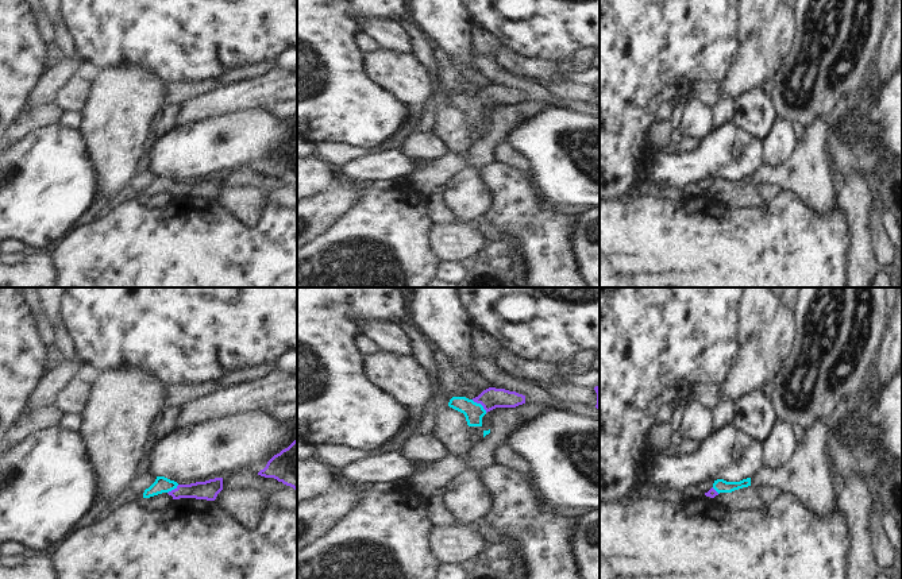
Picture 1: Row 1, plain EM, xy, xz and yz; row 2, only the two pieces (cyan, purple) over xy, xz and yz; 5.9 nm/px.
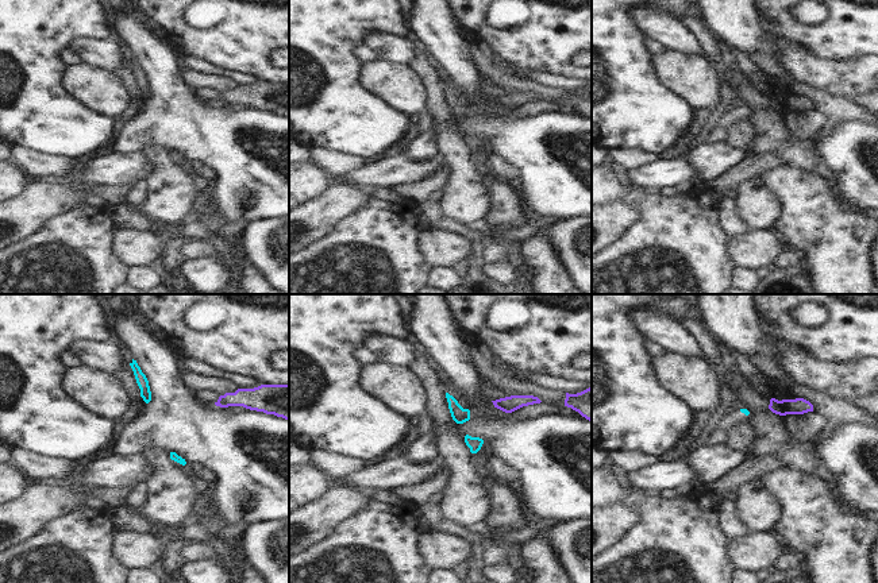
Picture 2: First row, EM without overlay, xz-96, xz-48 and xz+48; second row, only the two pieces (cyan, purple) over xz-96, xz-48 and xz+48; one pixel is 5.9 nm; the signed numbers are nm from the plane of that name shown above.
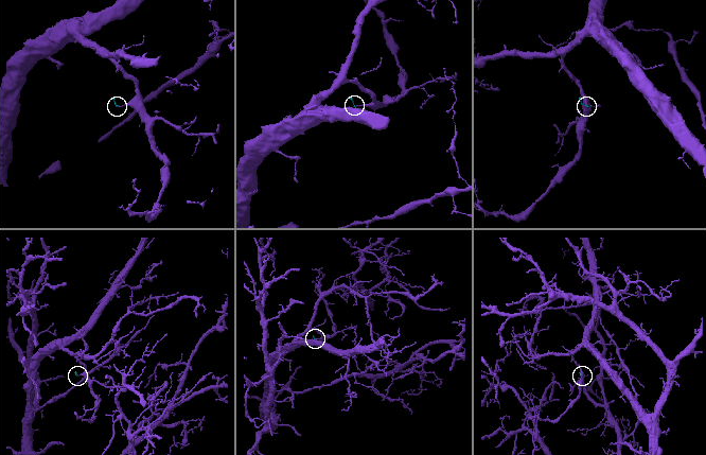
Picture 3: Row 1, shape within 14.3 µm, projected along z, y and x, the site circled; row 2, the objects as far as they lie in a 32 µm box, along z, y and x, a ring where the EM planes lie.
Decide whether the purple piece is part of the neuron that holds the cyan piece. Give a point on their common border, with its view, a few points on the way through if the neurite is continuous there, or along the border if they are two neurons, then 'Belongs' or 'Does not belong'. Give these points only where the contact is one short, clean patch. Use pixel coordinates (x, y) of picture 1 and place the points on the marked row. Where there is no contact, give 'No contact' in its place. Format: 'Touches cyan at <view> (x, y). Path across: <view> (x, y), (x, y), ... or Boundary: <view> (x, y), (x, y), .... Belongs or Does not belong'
Touches cyan at xz (480, 404). Path across: xz (473, 412), (480, 404), (490, 398). Belongs.

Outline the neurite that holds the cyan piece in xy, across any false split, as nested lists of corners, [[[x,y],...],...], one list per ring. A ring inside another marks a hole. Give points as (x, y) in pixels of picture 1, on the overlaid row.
[[[157,476],[155,482],[144,490],[143,498],[150,498],[162,493],[167,493],[173,499],[196,498],[215,501],[223,490],[223,478],[215,478],[205,482],[190,485],[178,485],[165,476]]]

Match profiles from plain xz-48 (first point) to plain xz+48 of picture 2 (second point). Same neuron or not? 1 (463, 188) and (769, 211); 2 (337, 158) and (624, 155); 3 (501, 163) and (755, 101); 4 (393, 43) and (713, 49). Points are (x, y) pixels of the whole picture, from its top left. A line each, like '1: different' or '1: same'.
1: same
2: same
3: same
4: different

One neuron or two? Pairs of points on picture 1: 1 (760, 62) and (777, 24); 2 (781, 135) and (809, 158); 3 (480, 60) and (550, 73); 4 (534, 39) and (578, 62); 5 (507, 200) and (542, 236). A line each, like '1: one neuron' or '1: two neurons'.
1: one neuron
2: two neurons
3: two neurons
4: two neurons
5: one neuron

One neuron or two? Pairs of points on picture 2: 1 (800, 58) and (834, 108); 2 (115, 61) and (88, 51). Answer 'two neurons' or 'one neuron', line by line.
1: two neurons
2: one neuron

